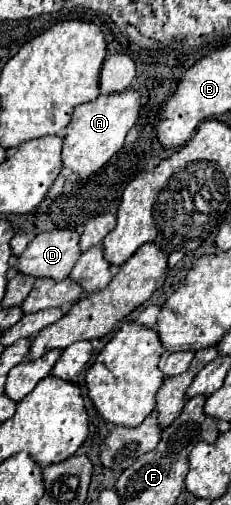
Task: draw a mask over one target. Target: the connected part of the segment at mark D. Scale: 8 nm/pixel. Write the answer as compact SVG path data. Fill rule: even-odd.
M54 230L38 234L18 256L16 268L26 276L64 280L78 258L78 234L74 230Z

